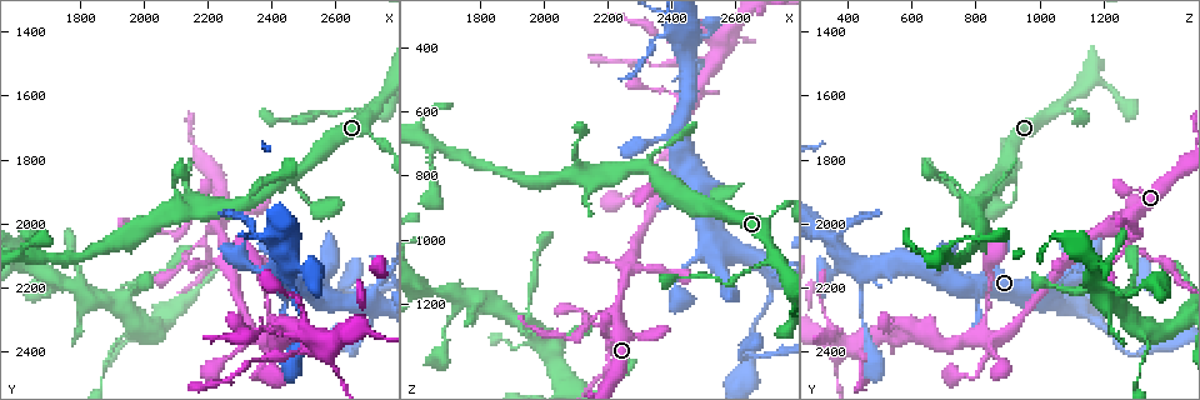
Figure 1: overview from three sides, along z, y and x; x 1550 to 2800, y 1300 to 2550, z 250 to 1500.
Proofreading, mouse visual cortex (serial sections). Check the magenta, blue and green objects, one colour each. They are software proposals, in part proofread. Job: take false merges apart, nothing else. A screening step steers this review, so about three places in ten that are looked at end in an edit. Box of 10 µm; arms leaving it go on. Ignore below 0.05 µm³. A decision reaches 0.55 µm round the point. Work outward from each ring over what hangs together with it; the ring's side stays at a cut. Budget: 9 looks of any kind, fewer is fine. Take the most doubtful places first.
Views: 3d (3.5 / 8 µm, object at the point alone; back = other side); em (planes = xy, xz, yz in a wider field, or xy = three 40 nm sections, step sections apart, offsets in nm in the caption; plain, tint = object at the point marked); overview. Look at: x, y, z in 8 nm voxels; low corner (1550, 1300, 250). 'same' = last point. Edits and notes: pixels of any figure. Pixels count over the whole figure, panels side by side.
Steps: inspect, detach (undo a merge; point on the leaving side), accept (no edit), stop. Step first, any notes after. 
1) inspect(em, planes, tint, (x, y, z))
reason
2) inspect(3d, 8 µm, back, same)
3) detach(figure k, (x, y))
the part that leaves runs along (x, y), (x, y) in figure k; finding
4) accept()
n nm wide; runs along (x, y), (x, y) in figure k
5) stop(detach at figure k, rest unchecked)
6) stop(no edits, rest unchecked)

inspect(3d, 3.5 µm, (2180, 2060, 1270))
sudden change in width

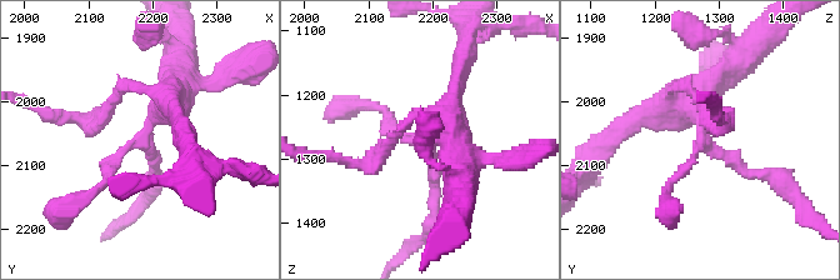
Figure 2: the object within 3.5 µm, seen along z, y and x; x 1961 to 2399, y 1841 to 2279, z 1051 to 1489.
inspect(em, xy, step 1, tint, (2175, 2060, 1275))

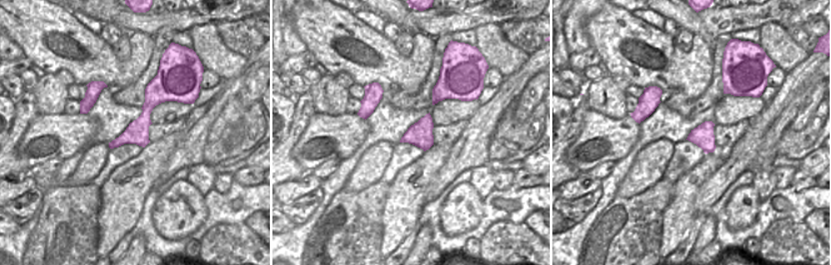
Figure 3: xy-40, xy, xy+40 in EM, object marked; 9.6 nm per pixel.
accept()
continuous, no second cell

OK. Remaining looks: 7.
inspect(3d, 3.5 µm, (2720, 1650, 1050))
side arm on a straight run

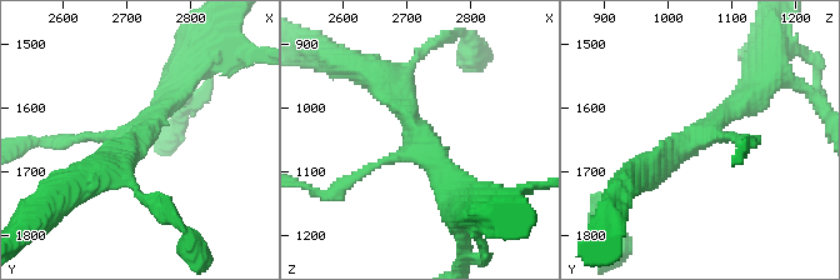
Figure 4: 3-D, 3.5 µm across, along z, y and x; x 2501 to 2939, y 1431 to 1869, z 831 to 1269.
accept()
runs along (638, 171), (691, 144), (755, 86) in figure 4; continuous, no second cell

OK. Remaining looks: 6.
inspect(3d, 3.5 µm, (2540, 2370, 390))
abrupt turn

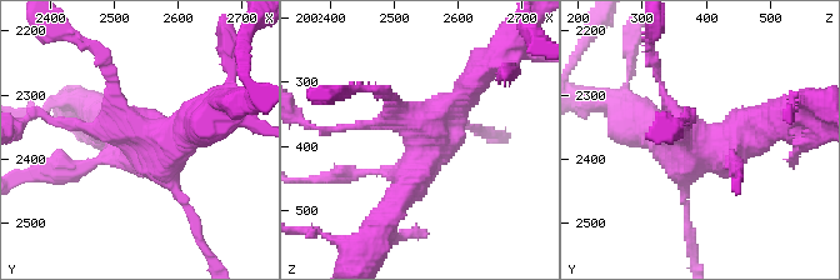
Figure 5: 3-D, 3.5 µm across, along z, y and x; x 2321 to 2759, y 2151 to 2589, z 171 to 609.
inspect(em, xy, step 3, tint, (2545, 2370, 390))

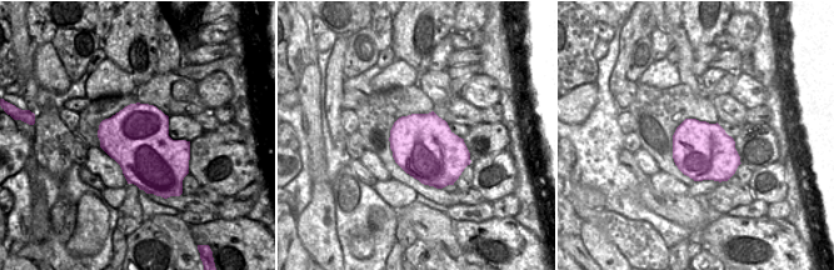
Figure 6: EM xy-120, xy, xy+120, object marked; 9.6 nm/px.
accept()
runs along (395, 205), (421, 138), (468, 84) in figure 5; one cell here

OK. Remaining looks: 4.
inspect(3d, 3.5 µm, (2420, 2040, 340))
thick turns thin

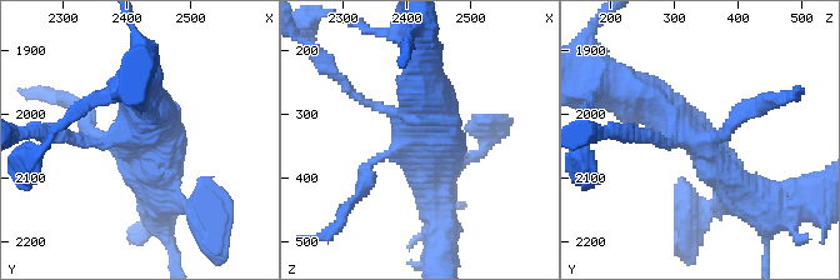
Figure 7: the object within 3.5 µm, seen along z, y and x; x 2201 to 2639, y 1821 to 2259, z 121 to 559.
inspect(em, xy, step 1, tint, (2420, 2045, 340))

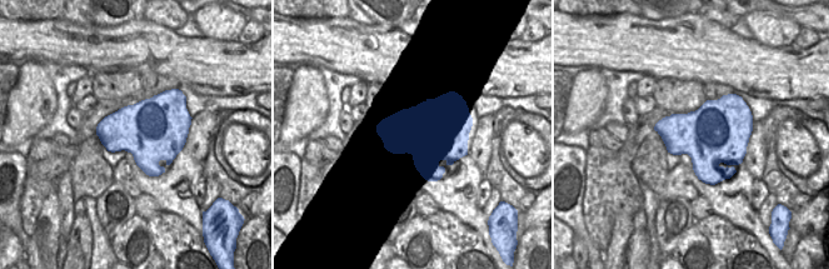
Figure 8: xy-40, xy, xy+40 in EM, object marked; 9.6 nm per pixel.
inspect(em, xy, step 5, tint, same)

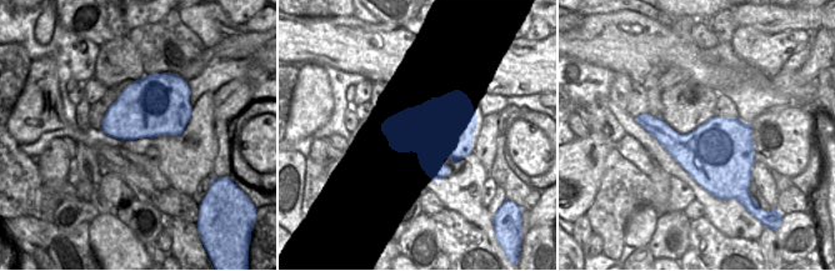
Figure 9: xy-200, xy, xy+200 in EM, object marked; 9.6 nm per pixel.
accept()
continuous, no second cell

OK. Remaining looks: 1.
stop(no edits, rest unchecked)

